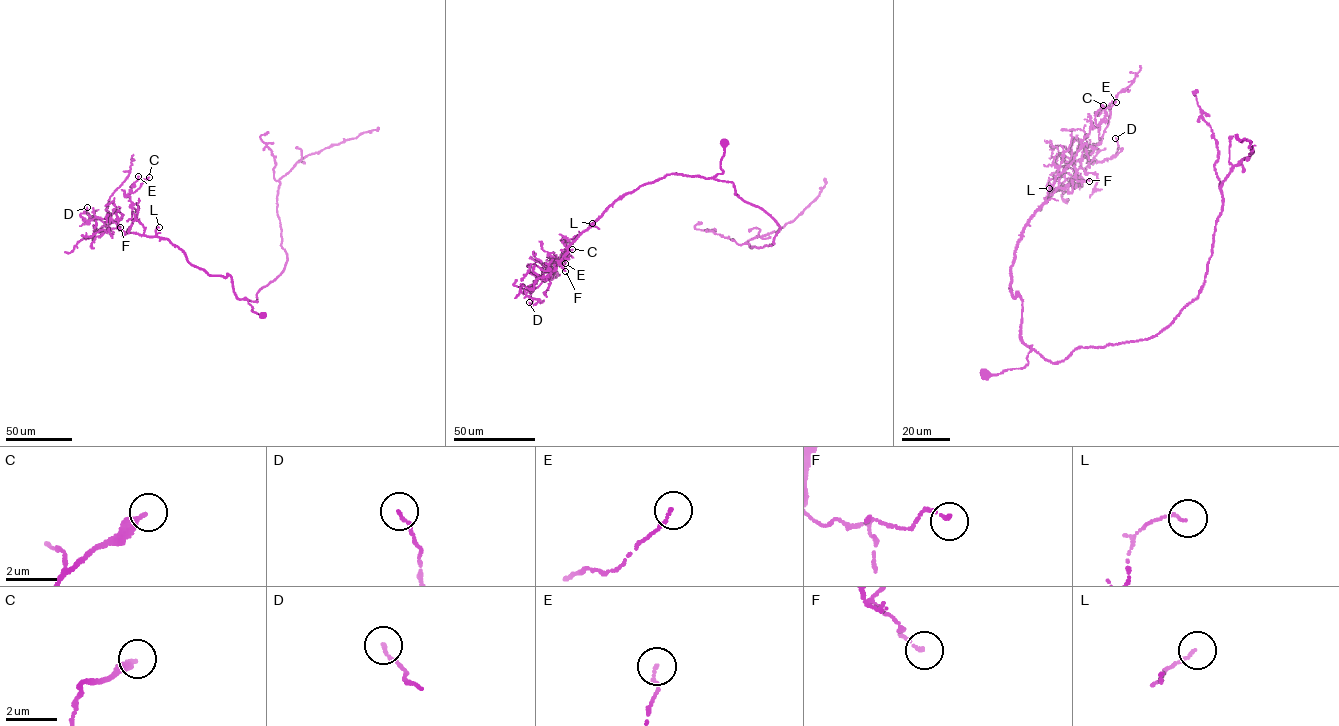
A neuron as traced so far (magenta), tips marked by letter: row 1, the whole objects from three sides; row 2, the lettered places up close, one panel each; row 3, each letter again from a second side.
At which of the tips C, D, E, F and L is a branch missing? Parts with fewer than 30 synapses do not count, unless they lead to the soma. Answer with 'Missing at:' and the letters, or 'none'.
Missing at: none

